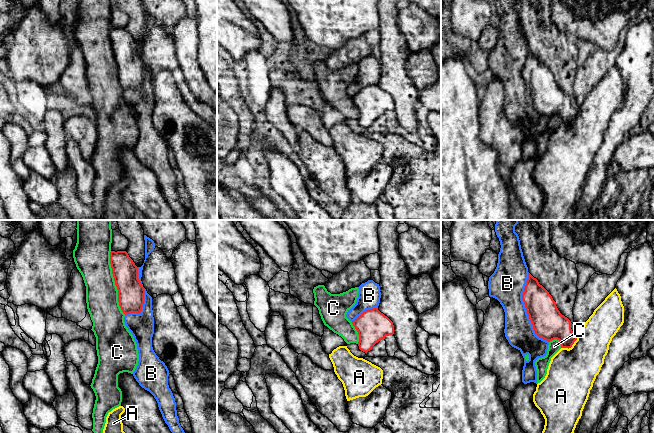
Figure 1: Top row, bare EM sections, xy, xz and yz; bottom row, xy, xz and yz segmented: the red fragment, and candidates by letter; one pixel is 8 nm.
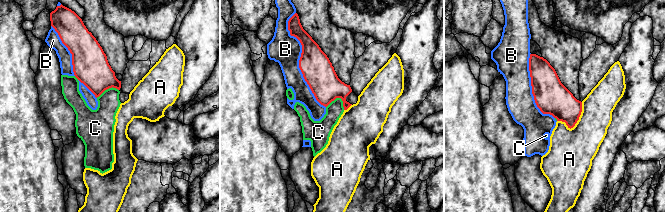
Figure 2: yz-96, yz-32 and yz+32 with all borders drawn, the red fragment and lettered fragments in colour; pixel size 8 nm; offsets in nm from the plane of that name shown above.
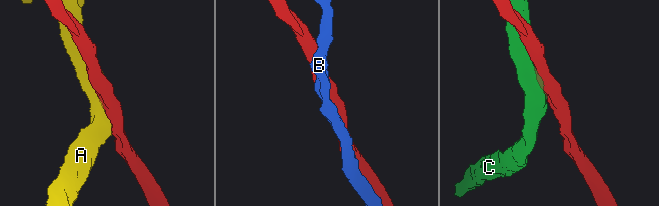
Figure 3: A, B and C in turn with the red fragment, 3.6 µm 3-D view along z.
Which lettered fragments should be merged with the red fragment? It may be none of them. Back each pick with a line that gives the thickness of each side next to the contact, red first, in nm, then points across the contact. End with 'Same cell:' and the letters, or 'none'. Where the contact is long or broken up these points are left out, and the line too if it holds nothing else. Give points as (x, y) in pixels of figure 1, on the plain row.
Same cell: none

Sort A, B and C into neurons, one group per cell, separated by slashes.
A / B / C

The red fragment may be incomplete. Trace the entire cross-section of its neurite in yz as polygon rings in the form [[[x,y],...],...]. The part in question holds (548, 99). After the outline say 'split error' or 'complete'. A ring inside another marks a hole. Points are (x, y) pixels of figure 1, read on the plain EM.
[[[529,48],[522,76],[539,114],[548,118],[557,115],[561,124],[572,123],[578,110],[572,107],[571,97],[560,89],[549,68]]]; complete

